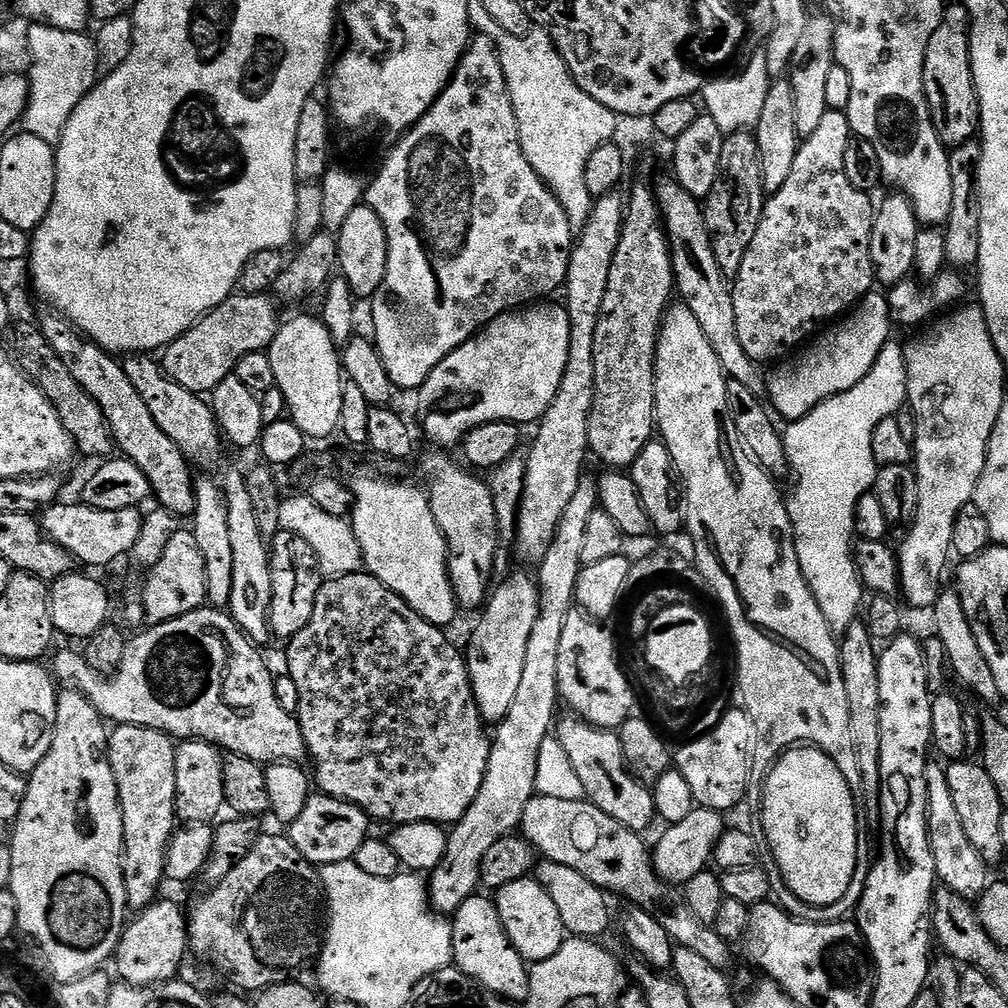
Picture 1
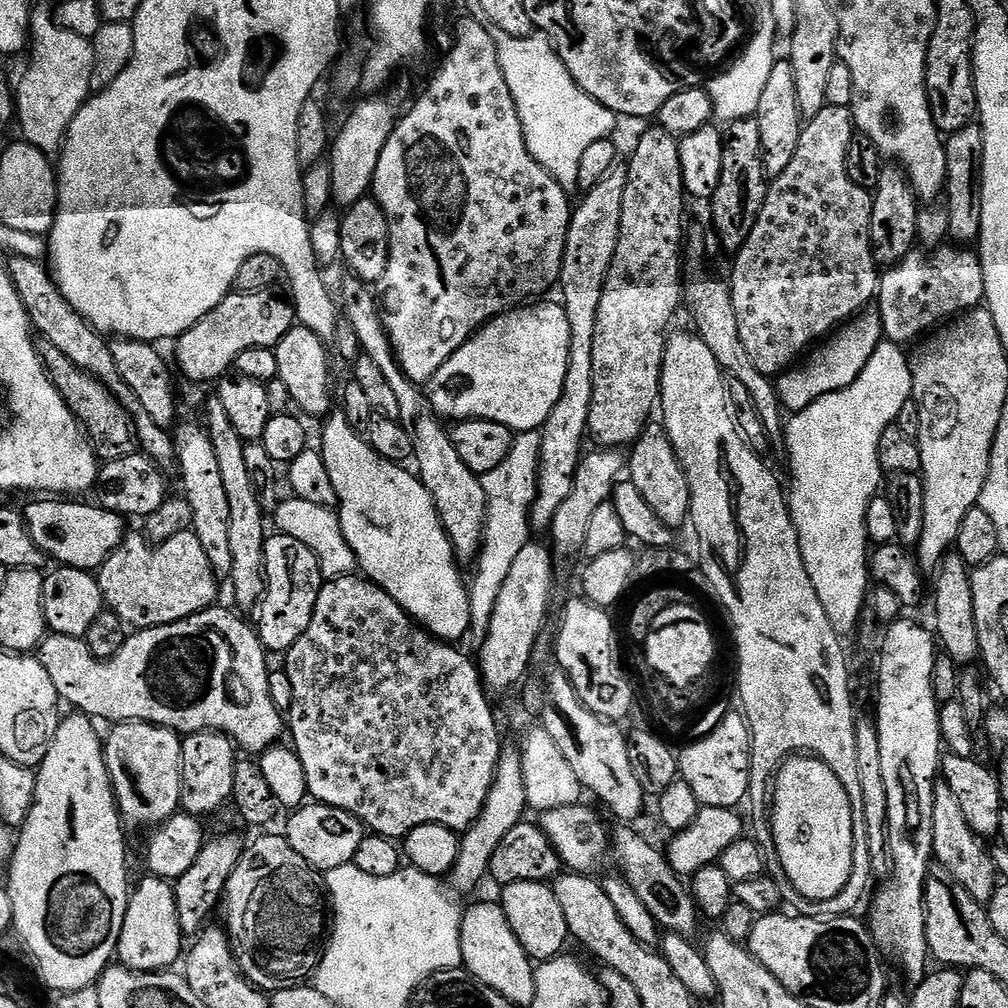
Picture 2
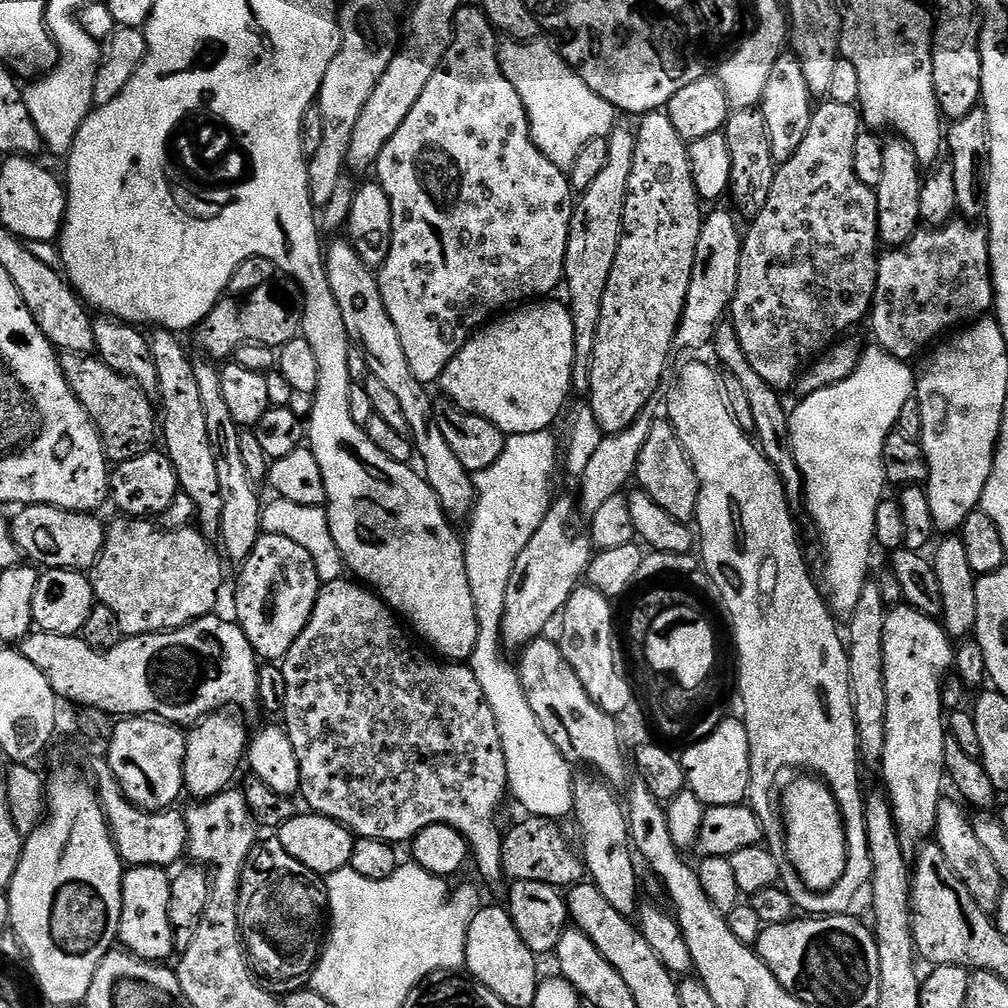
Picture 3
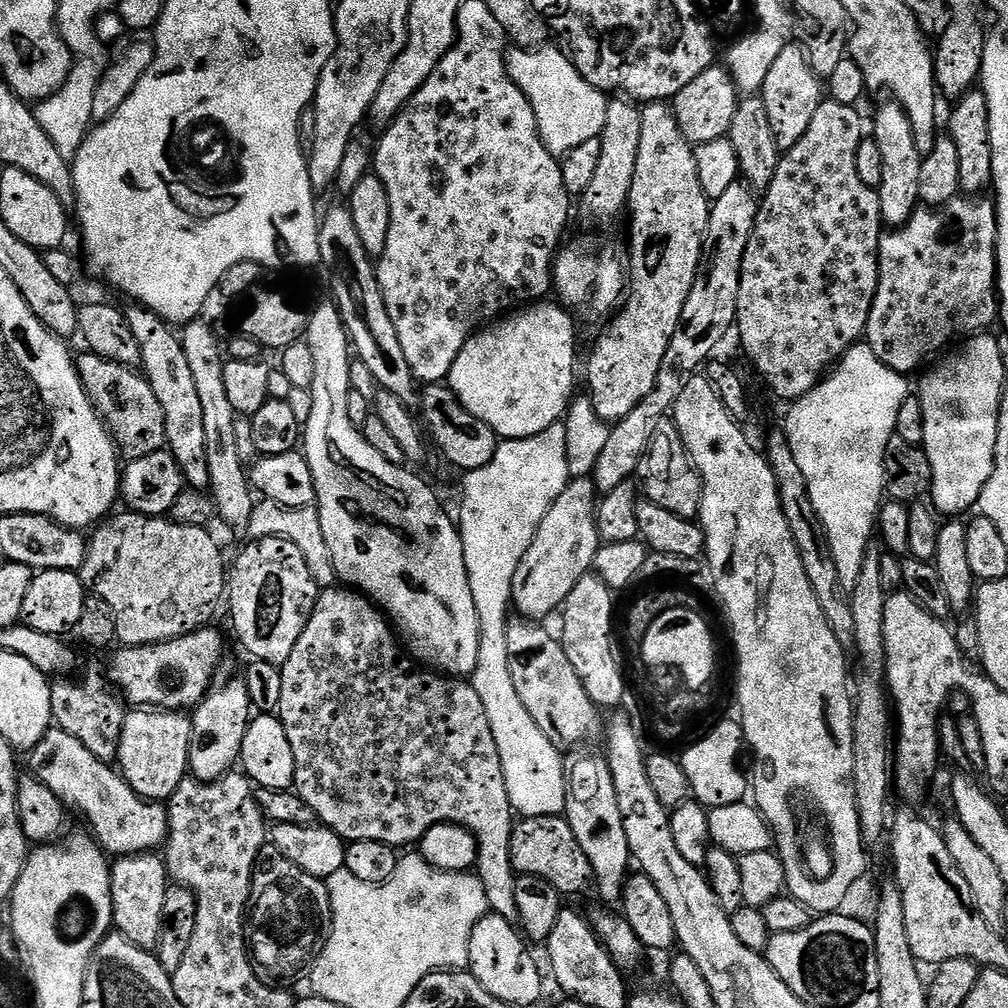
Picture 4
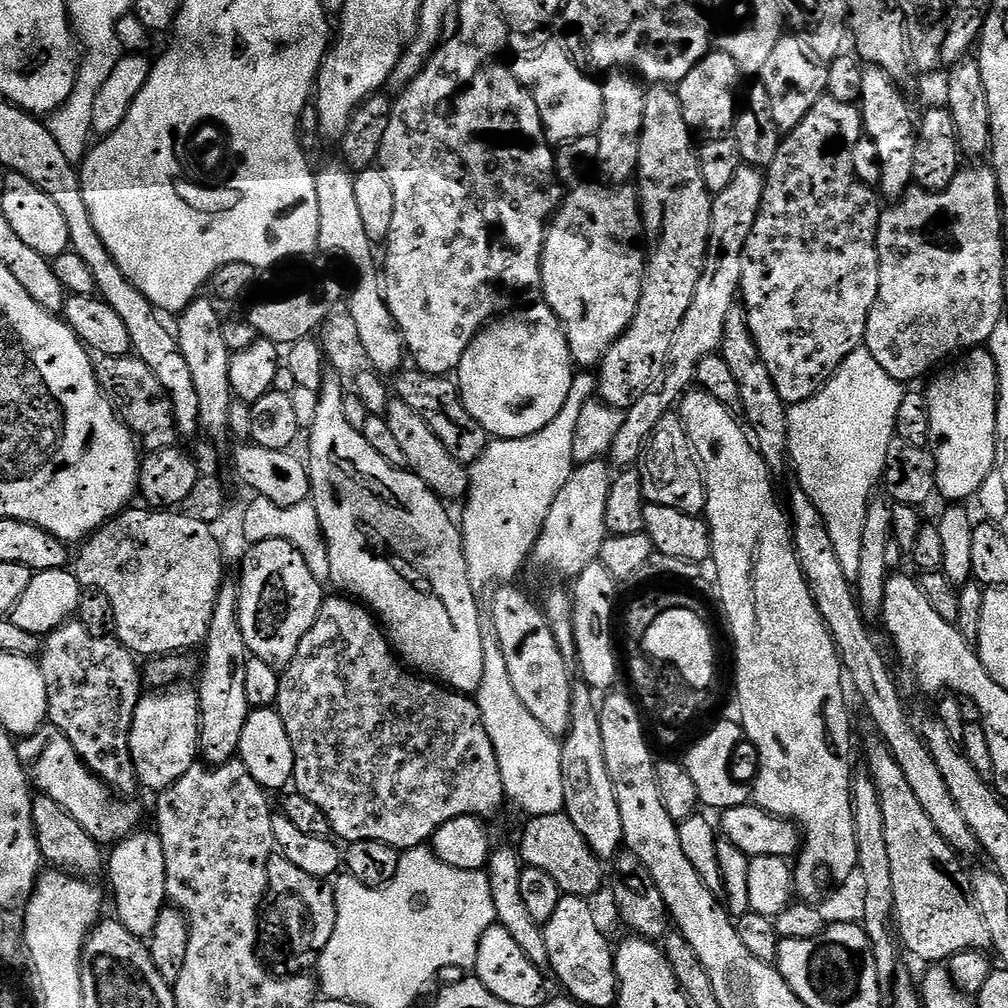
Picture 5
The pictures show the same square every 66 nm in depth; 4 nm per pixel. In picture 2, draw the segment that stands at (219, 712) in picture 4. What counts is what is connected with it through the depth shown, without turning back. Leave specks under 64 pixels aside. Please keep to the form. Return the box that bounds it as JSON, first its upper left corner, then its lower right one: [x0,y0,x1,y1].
[180,732,238,818]

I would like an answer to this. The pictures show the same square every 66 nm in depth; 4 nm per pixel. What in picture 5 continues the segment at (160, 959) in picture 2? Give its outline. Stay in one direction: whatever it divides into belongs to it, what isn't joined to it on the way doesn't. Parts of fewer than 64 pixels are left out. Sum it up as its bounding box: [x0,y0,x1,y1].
[106,830,166,938]

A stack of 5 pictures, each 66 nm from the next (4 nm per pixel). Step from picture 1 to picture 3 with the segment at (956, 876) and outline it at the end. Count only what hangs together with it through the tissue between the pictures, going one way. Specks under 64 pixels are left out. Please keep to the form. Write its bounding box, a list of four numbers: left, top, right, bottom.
[934,799,1006,913]

